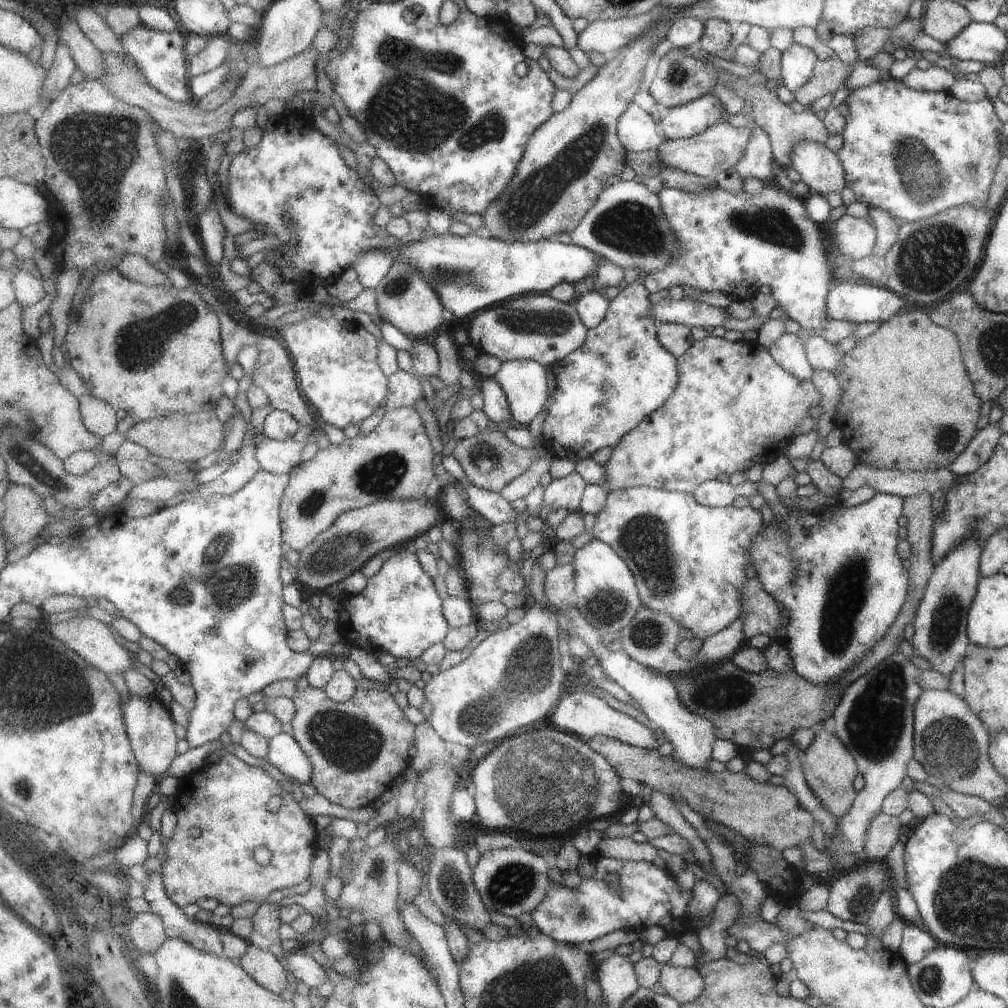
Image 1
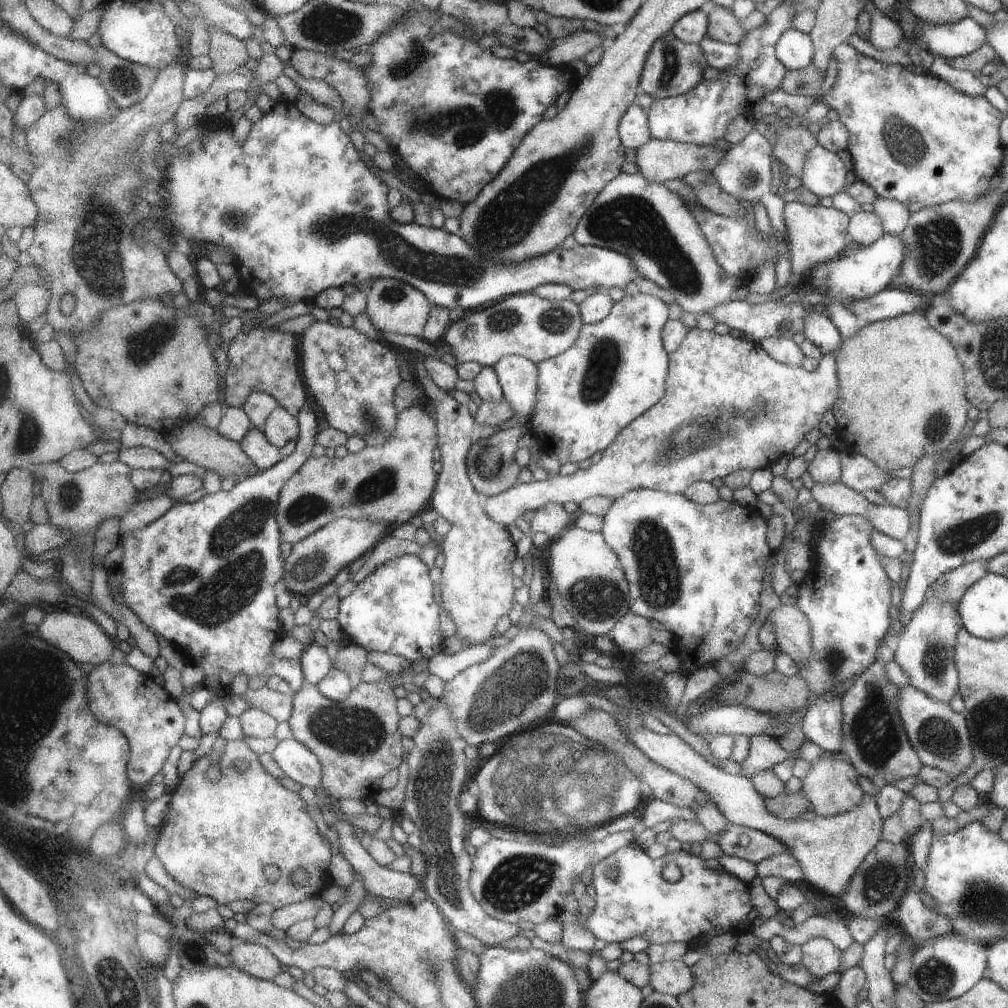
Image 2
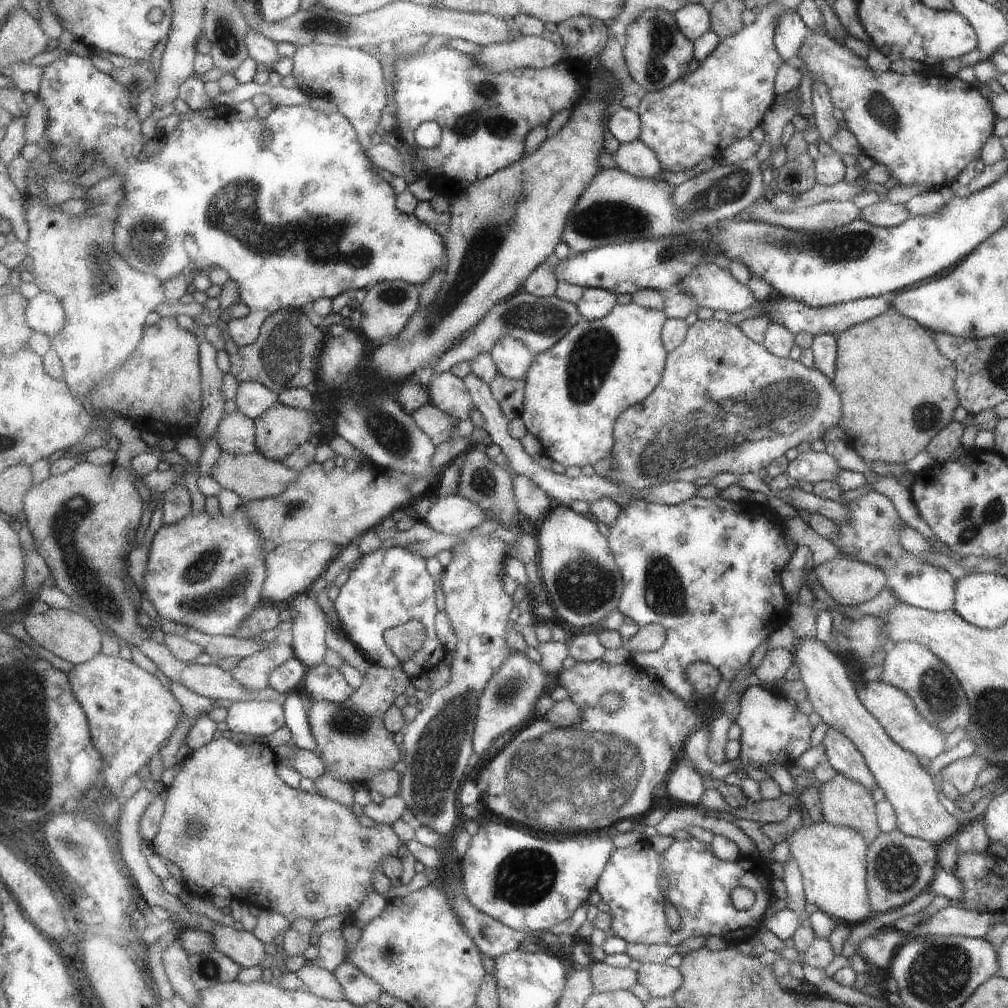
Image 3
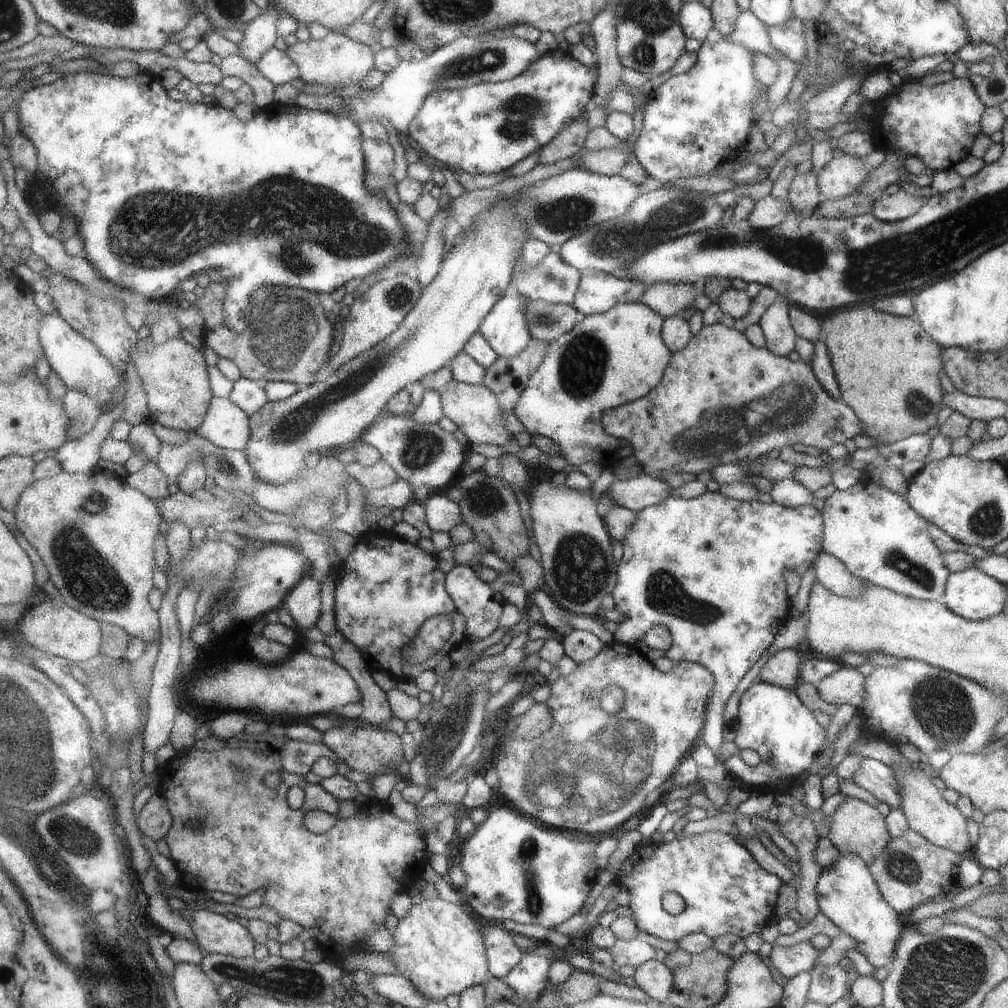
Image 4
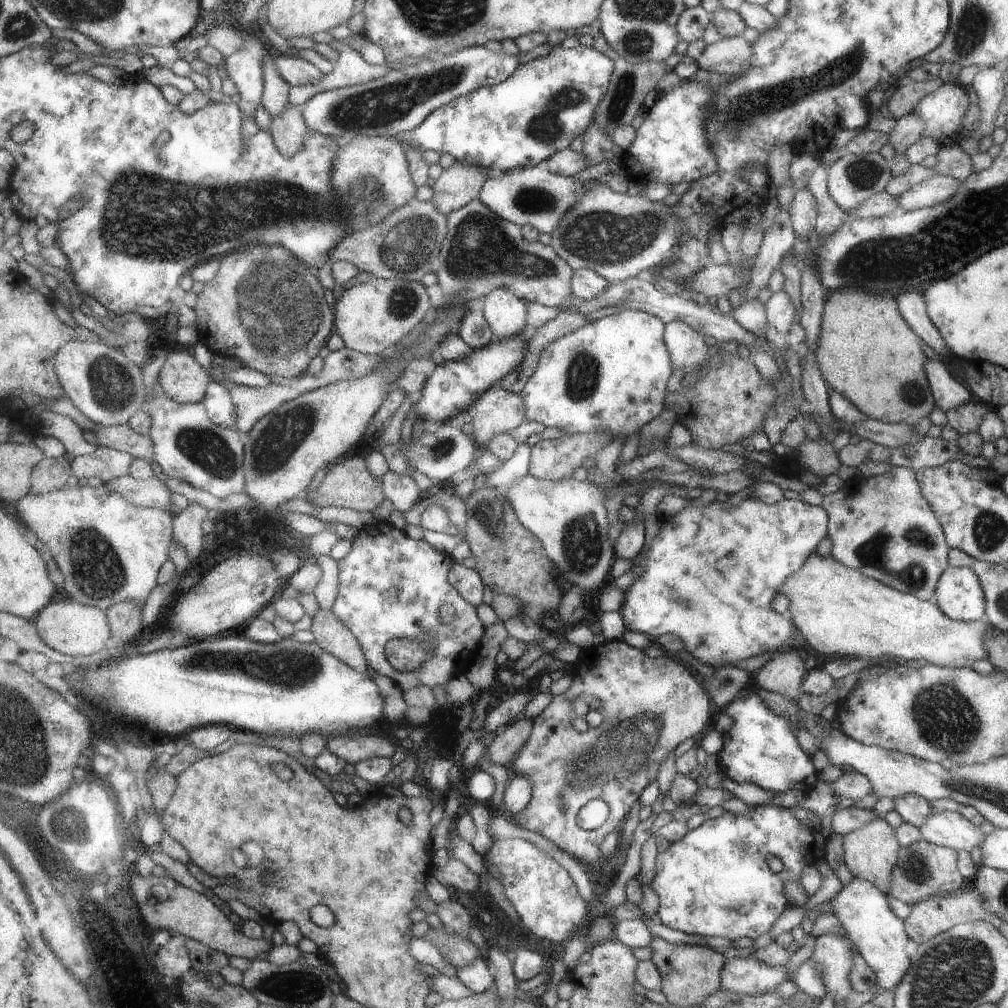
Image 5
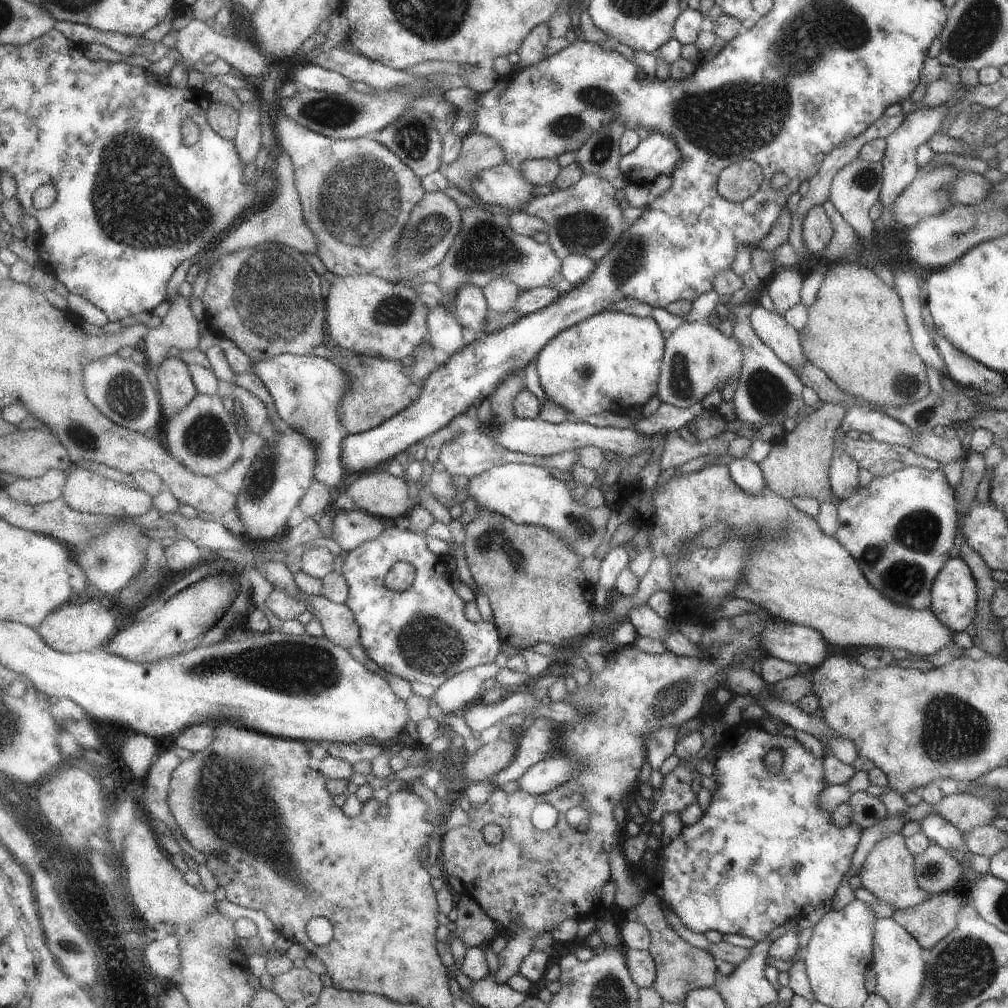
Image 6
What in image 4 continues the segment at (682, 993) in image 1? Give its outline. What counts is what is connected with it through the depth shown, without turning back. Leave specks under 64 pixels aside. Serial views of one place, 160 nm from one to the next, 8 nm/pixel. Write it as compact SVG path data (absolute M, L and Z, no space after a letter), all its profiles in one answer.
M654 959L636 968L634 980L651 1000L660 1003L666 1003L675 984L673 970Z

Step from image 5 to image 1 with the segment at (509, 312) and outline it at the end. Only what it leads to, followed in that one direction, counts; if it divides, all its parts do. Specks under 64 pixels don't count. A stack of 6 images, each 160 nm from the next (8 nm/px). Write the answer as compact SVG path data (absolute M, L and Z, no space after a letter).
M515 359L502 364L495 378L508 396L513 418L519 424L531 424L548 406L547 367L531 359Z

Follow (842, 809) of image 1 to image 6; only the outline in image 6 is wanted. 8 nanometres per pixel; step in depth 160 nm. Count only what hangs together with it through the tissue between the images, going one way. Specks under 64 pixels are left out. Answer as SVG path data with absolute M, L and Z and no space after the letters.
M900 833L891 834L875 843L867 852L857 875L862 888L877 897L879 901L889 904L894 910L905 909L926 902L930 898L930 895L917 885L913 857L905 849L904 838Z

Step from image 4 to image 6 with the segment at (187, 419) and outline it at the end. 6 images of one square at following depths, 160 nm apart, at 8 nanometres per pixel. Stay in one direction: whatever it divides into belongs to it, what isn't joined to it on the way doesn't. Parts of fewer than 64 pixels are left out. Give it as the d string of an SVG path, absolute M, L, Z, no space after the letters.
M166 357L158 367L157 377L165 419L183 411L200 394L189 365L179 357Z

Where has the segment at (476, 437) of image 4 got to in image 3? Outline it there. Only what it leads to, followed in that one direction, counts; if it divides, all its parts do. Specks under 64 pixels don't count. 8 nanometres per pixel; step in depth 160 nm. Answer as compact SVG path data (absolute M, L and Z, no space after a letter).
M450 371L439 372L439 374L433 374L427 388L432 397L431 403L442 412L453 414L457 420L471 419L471 412L476 405L463 379Z

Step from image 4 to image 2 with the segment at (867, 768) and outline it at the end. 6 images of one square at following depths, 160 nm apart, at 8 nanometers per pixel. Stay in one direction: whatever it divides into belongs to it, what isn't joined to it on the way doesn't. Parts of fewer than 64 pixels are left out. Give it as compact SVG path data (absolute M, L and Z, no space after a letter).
M838 515L839 522L832 522L831 528L821 530L817 535L816 548L819 548L818 570L808 582L797 589L794 604L807 619L810 630L810 653L802 660L797 671L808 685L808 702L800 728L807 741L814 742L829 753L839 752L842 739L842 712L840 690L851 679L855 680L874 660L875 650L888 632L890 617L888 606L891 581L887 577L875 549L869 544L869 533L875 531L872 522L864 515Z

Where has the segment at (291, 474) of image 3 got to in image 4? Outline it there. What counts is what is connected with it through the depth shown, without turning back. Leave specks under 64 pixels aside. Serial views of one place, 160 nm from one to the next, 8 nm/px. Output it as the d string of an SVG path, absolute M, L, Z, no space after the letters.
M322 456L317 466L313 468L305 468L297 478L289 480L286 484L273 484L273 482L265 482L265 480L259 480L255 476L255 486L257 486L257 502L263 506L263 508L269 508L269 510L275 510L275 512L287 512L291 510L293 506L297 506L301 500L305 499L305 496L313 494L313 492L325 492L325 494L342 493L347 484L347 478L349 474L345 472L345 464L339 462L337 458L332 456Z

